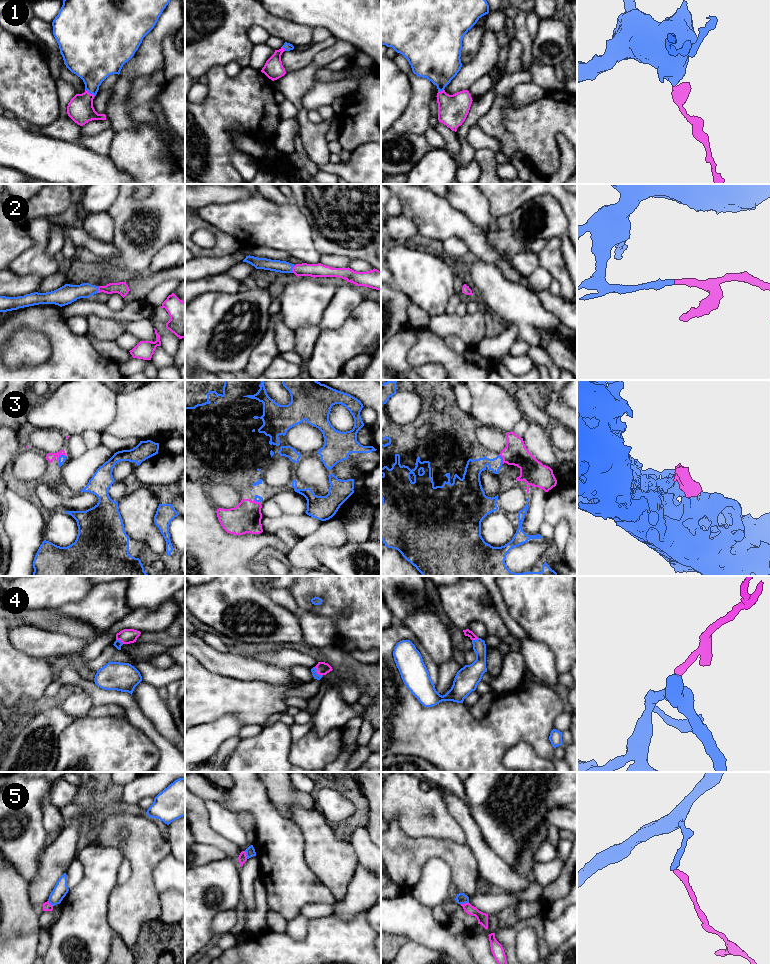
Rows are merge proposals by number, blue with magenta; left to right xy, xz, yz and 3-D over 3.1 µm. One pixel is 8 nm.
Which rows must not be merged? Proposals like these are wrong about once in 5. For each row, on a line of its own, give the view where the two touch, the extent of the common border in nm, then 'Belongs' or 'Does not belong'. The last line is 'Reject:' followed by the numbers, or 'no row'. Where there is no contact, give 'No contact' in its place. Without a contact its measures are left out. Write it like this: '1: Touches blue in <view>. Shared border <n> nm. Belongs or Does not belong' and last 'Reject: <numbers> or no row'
1: Touches blue in xy. Shared border 100 nm. Belongs
2: Touches blue in xz. Shared border 70 nm. Belongs
3: Touches blue in yz. Shared border 90 nm. Belongs
4: Touches blue in xz. Shared border 100 nm. Belongs
5: Touches blue in yz. Shared border 80 nm. Does not belong
Reject: 5

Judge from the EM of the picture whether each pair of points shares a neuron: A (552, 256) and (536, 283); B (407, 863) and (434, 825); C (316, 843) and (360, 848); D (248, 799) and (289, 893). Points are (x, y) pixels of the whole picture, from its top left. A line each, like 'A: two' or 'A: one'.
A: two
B: two
C: two
D: one

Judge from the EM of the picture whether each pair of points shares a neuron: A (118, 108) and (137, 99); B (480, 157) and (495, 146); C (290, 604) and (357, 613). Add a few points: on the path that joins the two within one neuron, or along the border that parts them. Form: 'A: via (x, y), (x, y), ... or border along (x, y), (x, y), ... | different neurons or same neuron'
A: border along (133, 81), (128, 96), (128, 106), (130, 108) | different neurons
B: border along (476, 149), (489, 148), (495, 153) | different neurons
C: border along (287, 588), (296, 606), (301, 611) | different neurons

